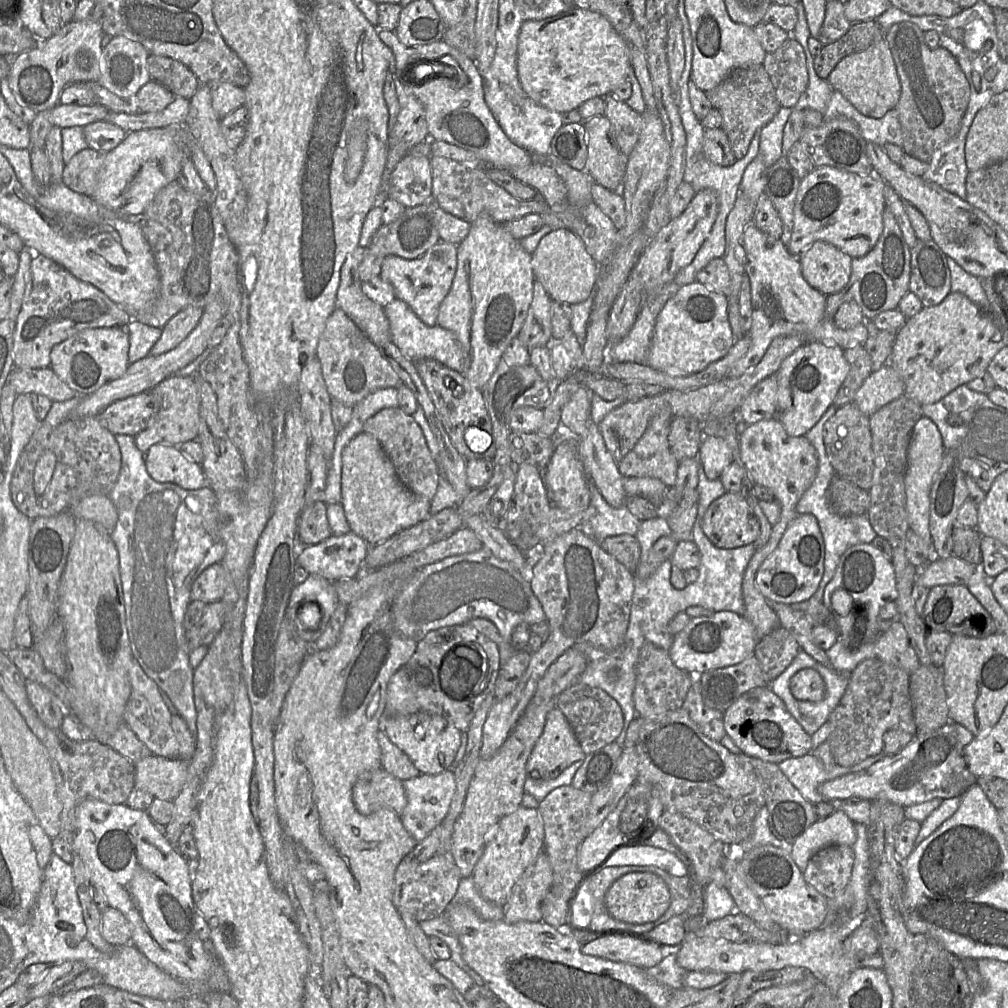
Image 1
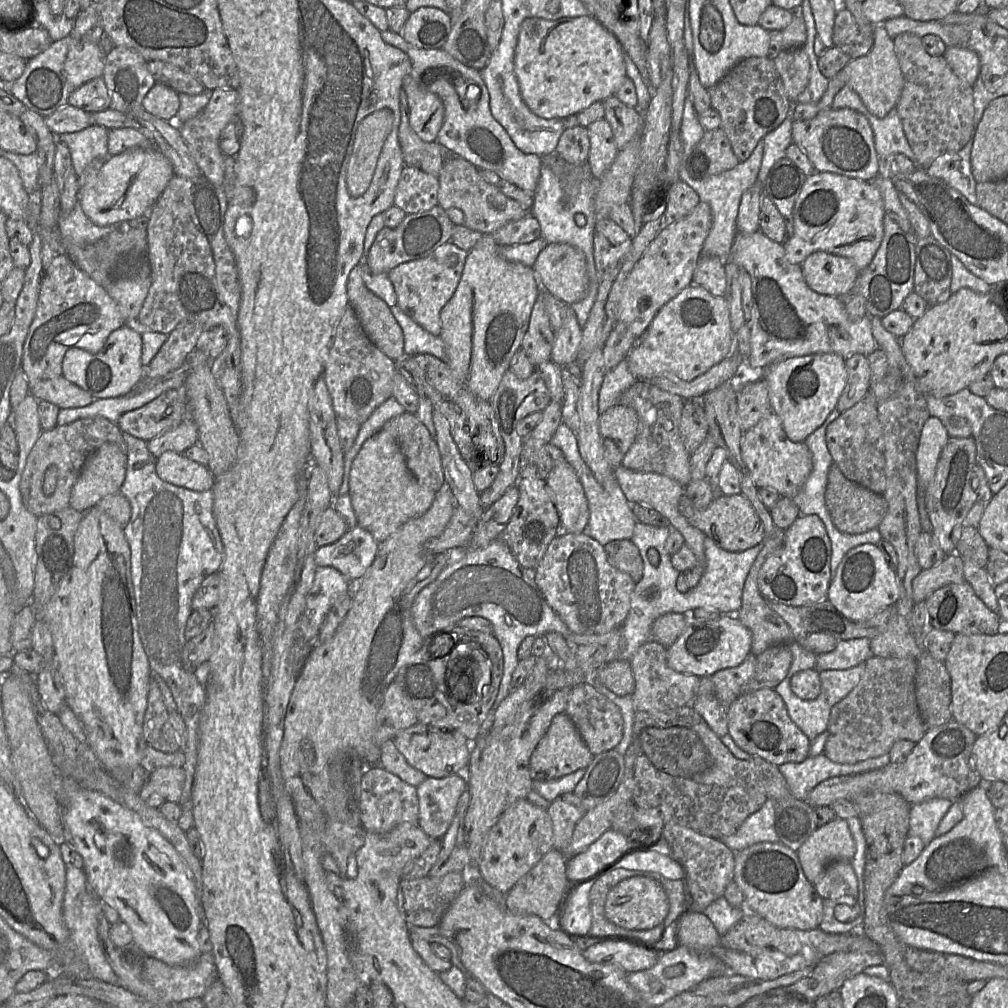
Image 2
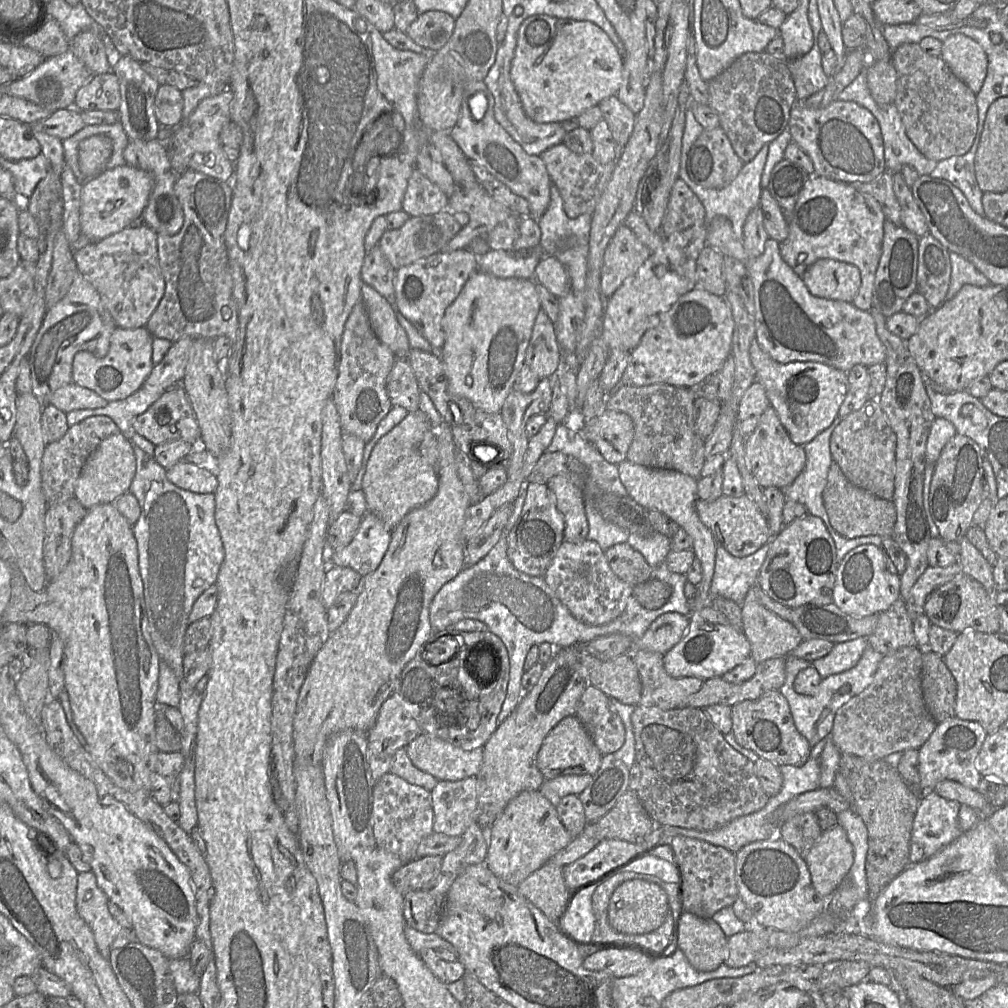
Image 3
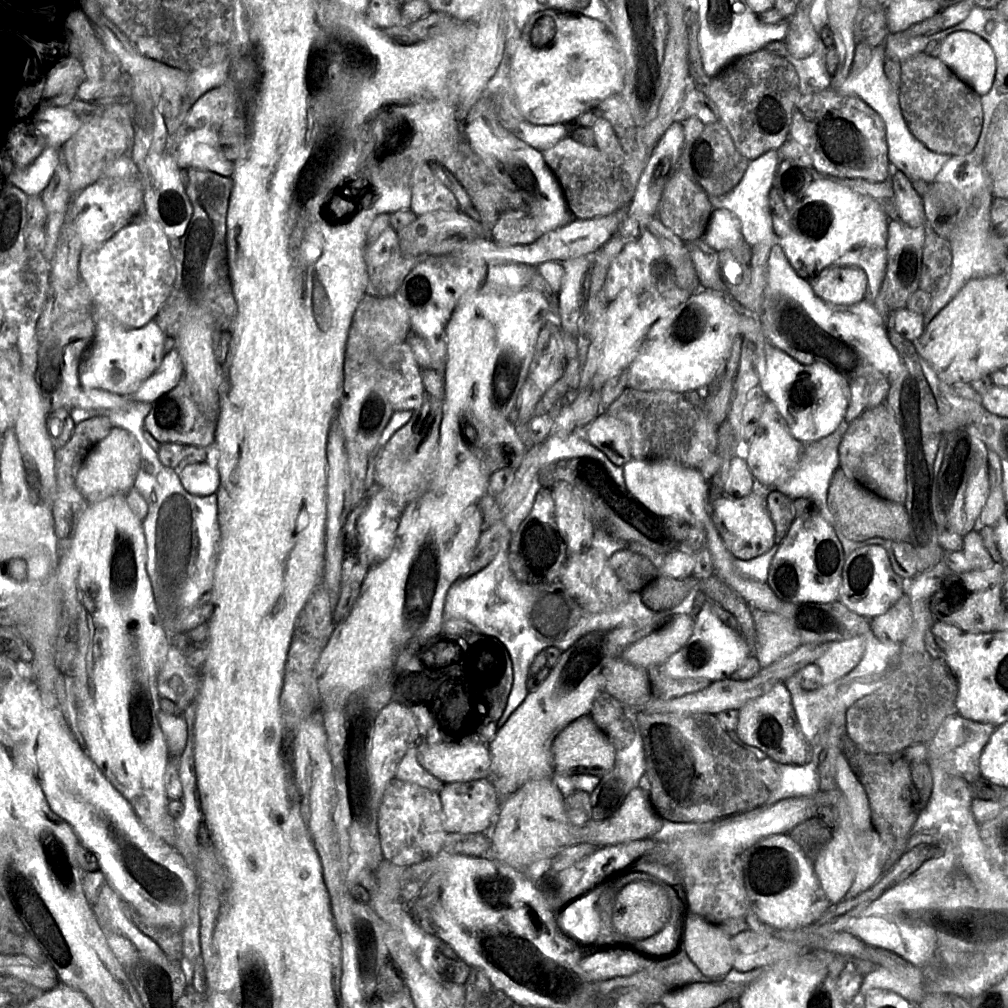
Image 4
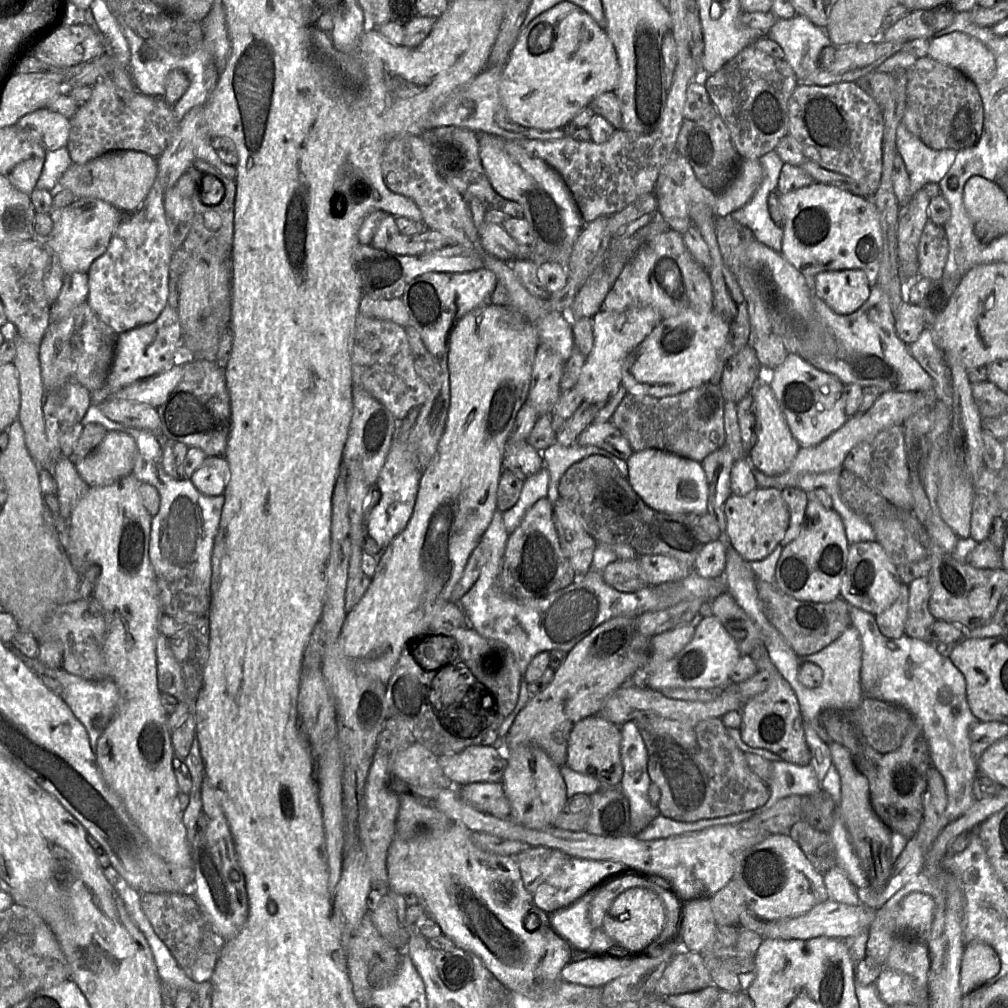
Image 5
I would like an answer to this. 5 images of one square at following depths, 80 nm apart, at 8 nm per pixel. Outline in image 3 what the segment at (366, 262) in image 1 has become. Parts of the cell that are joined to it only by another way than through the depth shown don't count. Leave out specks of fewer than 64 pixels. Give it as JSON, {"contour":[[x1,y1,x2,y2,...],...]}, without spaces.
{"contour":[[447,209,435,214,410,216,400,228,386,230,381,236,378,246,391,266,397,270,443,250,462,227,454,218,453,213]]}

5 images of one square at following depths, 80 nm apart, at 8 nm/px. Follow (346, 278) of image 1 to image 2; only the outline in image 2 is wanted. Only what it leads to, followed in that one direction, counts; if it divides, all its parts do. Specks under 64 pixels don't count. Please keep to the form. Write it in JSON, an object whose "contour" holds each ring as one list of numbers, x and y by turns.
{"contour":[[363,261,350,272,347,280,347,296,350,307,355,311,361,327,370,341,393,361,405,358,403,332,389,306,364,284,362,278]]}

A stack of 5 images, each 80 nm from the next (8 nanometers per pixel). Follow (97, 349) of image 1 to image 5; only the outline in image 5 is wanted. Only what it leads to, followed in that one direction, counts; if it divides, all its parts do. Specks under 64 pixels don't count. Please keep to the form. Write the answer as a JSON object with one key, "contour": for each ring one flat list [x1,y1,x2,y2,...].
{"contour":[[169,304,155,321,118,334,114,359,105,385,108,394,112,396,116,391,125,386,166,371,175,363,179,363,179,360,183,362,186,360,186,357,182,345,183,328,179,312]]}

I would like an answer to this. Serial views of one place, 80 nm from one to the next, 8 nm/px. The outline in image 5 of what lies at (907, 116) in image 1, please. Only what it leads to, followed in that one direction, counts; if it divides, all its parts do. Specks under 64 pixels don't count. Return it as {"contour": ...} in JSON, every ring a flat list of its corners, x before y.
{"contour":[[929,56,917,58,915,63,906,70,906,75,906,103,917,116,921,141,933,150,955,150,957,153,976,146,982,136,984,110,975,83,958,69]]}

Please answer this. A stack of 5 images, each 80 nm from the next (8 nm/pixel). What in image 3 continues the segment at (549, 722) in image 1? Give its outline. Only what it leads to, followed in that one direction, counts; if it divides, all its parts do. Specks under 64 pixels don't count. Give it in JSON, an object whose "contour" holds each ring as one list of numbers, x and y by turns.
{"contour":[[567,716,543,740,537,755,537,767,545,780,570,774,593,775,601,765,602,756,580,720,576,716]]}

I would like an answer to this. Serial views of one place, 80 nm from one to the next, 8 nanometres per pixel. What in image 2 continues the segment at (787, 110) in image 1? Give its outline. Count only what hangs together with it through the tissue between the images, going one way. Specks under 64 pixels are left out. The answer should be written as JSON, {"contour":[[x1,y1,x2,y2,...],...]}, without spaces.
{"contour":[[791,103,788,115,785,118,785,120,781,123,781,125,775,130,766,134,762,139,764,141,764,154,761,162,761,168,758,174,757,183,759,183,763,187,763,192,764,192,764,184,771,168,775,165,776,162,786,157,786,150,789,147,789,145,793,143,792,122,793,122,794,109,795,109,795,104]]}

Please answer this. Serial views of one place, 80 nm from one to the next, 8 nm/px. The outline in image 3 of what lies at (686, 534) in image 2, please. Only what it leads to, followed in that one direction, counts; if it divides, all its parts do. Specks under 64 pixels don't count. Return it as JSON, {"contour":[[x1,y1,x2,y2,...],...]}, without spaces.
{"contour":[[627,460,617,466,620,479,632,499,647,510,656,510,667,515,692,538,692,551,701,563,703,574,702,580,697,586,696,599,692,603,692,609,695,608,693,616,700,616,699,611,703,607,711,606,710,587,715,569,717,542,696,511,698,480,678,471,648,468]]}

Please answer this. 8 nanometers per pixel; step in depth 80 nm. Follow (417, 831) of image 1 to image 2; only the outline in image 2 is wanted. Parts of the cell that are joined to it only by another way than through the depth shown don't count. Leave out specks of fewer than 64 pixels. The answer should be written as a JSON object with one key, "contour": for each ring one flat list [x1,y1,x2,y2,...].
{"contour":[[464,774,443,778,427,777,417,789,417,825,432,839,442,839,456,812,458,800,468,788]]}

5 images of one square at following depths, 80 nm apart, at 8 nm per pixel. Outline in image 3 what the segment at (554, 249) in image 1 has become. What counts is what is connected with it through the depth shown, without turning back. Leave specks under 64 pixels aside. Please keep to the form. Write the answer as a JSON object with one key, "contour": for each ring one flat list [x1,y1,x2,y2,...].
{"contour":[[545,254,535,268,535,281,544,285,557,298,571,290,566,266,554,254]]}

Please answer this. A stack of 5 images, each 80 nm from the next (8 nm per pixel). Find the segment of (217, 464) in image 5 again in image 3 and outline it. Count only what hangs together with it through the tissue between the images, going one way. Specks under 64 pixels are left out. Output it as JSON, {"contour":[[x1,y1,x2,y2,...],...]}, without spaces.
{"contour":[[182,460,166,470,168,480,177,487,200,494,215,493,218,487,216,471]]}

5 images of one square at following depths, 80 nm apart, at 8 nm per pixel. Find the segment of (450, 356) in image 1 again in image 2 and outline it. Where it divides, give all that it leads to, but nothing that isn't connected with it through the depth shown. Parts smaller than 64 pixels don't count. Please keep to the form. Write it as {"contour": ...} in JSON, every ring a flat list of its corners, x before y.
{"contour":[[396,304,390,307,391,313,402,329,405,357,417,354,430,354,446,361,446,350,441,336,435,336,422,328]]}

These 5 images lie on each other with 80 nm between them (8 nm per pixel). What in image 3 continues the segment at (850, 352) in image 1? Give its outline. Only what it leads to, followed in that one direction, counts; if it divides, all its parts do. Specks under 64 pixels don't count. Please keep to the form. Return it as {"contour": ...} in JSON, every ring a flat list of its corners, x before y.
{"contour":[[857,364,847,372,848,391,841,404,838,416,842,421,847,415,859,410,869,399,868,390,870,386,870,377,868,367]]}

